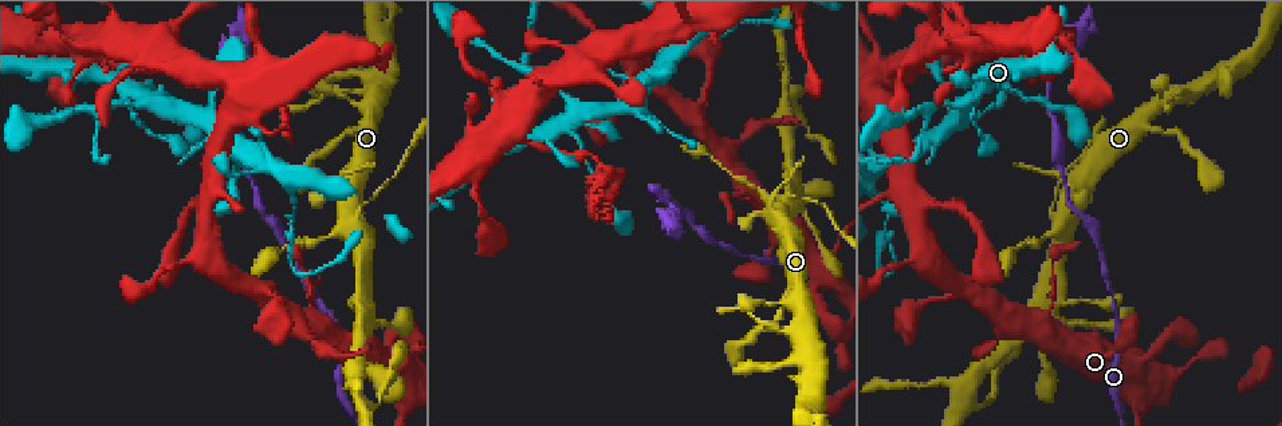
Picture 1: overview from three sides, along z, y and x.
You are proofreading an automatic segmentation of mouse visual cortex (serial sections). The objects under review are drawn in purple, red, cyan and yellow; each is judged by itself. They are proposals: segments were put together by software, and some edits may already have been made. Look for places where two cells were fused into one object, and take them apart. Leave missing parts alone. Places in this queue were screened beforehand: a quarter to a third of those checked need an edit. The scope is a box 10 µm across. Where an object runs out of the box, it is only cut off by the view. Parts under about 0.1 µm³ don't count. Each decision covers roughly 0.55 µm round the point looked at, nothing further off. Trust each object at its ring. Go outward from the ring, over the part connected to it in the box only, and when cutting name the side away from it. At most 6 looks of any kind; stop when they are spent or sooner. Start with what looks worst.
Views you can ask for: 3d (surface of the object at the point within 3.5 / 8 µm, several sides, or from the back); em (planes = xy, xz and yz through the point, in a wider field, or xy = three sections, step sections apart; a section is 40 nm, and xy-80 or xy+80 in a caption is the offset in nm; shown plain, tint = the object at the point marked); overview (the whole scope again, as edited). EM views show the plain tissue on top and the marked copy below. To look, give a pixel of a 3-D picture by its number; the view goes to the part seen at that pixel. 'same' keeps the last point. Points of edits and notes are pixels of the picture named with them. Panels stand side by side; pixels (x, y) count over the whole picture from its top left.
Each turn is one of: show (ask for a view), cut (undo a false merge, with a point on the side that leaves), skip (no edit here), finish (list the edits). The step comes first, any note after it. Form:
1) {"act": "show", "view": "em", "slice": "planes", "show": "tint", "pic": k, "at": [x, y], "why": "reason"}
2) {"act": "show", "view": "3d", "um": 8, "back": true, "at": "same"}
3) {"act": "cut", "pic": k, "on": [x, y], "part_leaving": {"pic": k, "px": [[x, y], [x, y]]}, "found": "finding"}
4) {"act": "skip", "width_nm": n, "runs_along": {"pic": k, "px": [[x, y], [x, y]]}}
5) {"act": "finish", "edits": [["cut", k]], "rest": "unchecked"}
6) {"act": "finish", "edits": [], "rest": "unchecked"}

{"act": "show", "view": "3d", "um": 3.5, "pic": 1, "at": [1063, 216], "why": "a fork"}

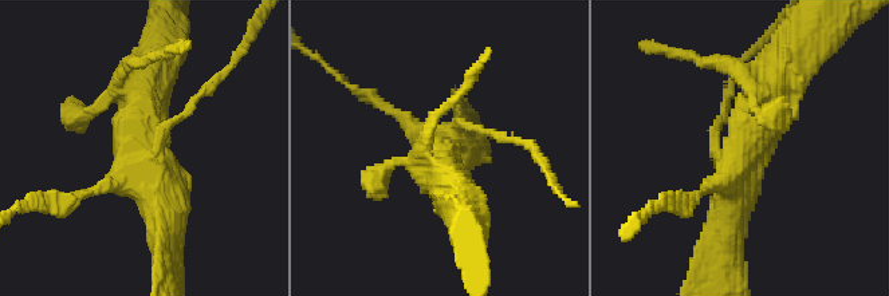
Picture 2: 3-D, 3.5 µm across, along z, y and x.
{"act": "show", "view": "em", "slice": "xy", "step": 3, "show": "tint", "pic": 2, "at": [142, 152], "why": "shape alone is not enough"}

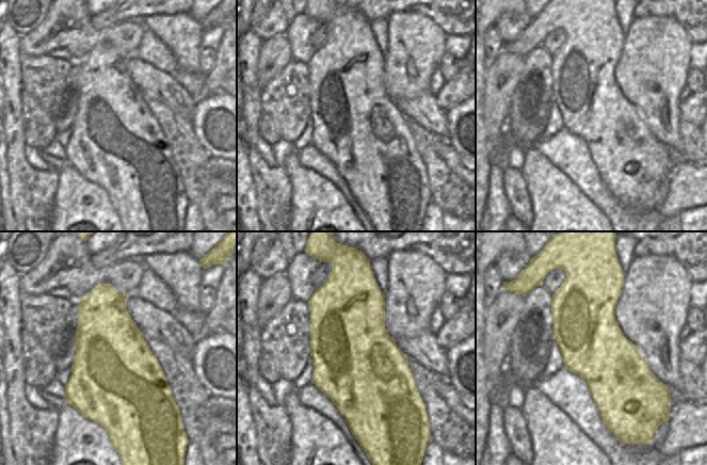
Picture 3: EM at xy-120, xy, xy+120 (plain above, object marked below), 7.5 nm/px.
{"act": "skip", "runs_along": {"pic": 2, "px": [[781, 79], [750, 129], [728, 236]]}, "found": "all the same cell"}

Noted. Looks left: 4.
{"act": "show", "view": "3d", "um": 3.5, "back": true, "pic": 1, "at": [578, 113], "why": "three arms meet"}

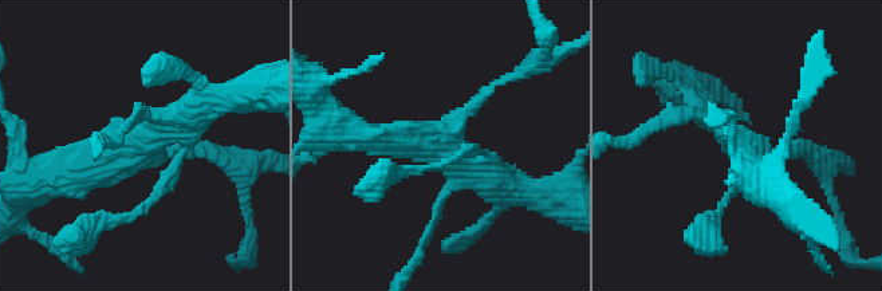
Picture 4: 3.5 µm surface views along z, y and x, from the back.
{"act": "show", "view": "em", "slice": "xy", "step": 5, "show": "tint", "pic": 4, "at": [142, 145]}

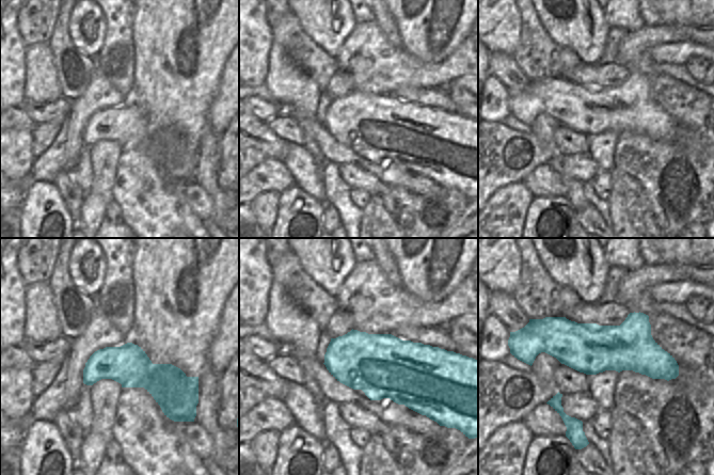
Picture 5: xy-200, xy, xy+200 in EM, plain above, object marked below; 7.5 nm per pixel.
{"act": "skip", "runs_along": {"pic": 4, "px": [[209, 106], [90, 168], [56, 172]]}, "found": "all the same cell"}

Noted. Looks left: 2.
{"act": "show", "view": "3d", "um": 3.5, "back": true, "pic": 1, "at": [677, 214], "why": "thick turns thin"}

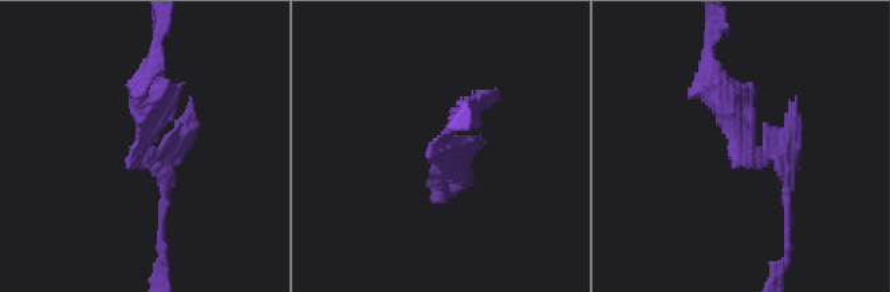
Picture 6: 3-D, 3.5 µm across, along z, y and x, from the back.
{"act": "show", "view": "em", "slice": "planes", "show": "tint", "pic": 6, "at": [145, 128]}

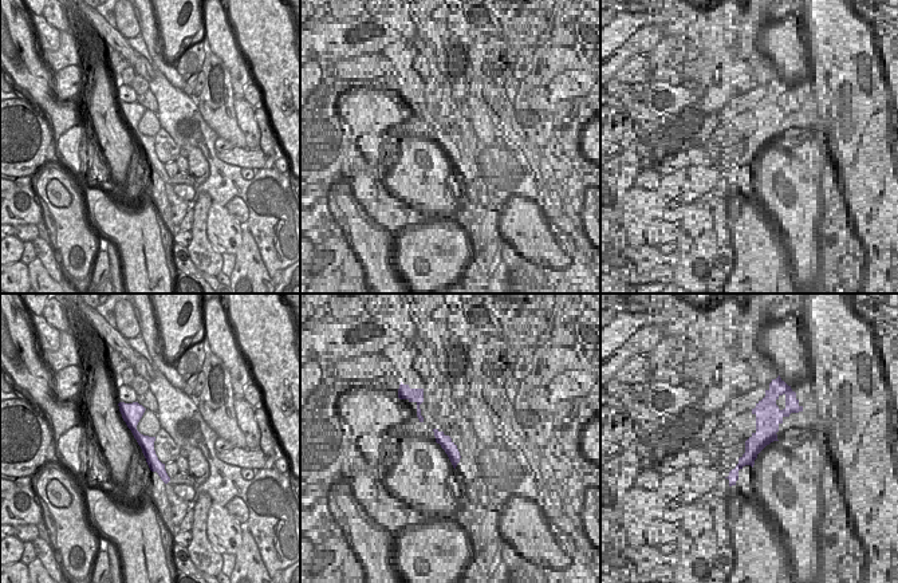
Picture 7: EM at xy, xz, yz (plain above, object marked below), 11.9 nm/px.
{"act": "cut", "pic": 6, "on": [744, 102], "part_leaving": {"pic": 6, "px": [[768, 158], [740, 138], [709, 51]]}, "found": "a second cell is stuck on"}

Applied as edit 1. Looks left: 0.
{"act": "finish", "edits": [["cut", 6]], "rest": "unchecked"}

